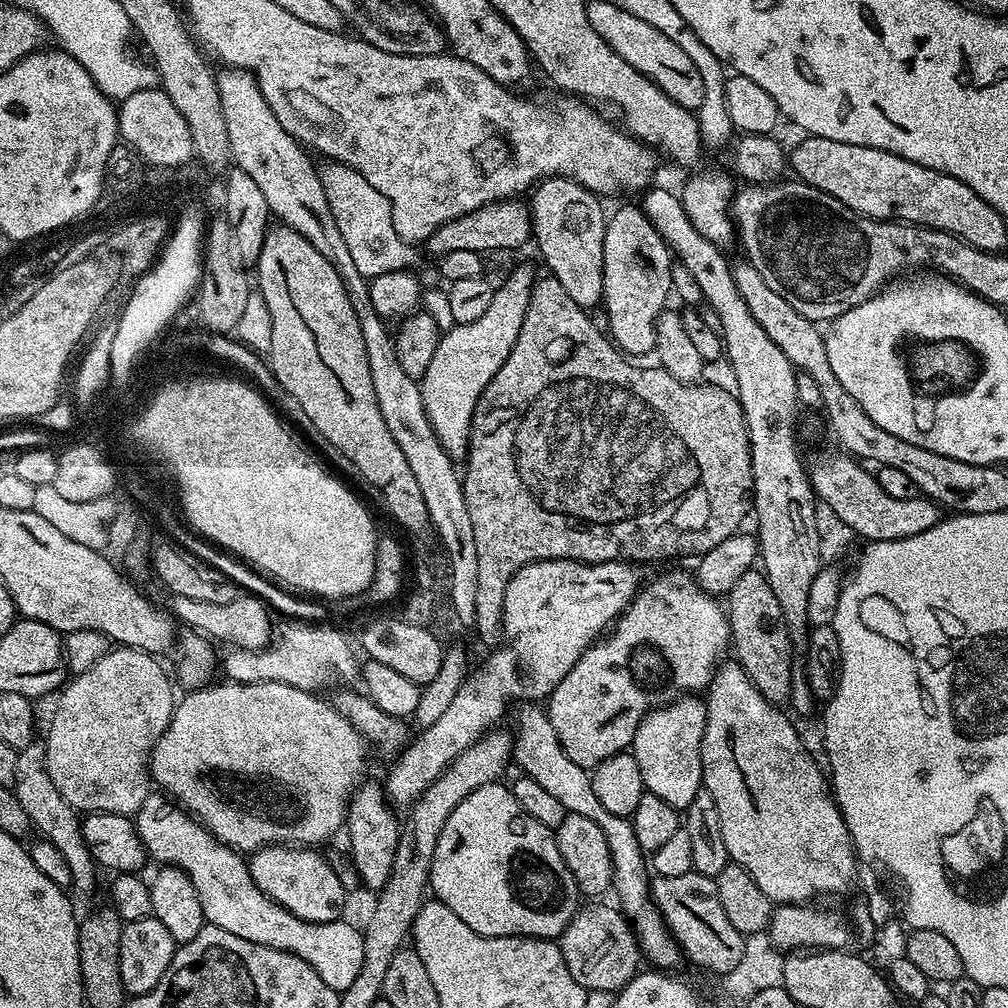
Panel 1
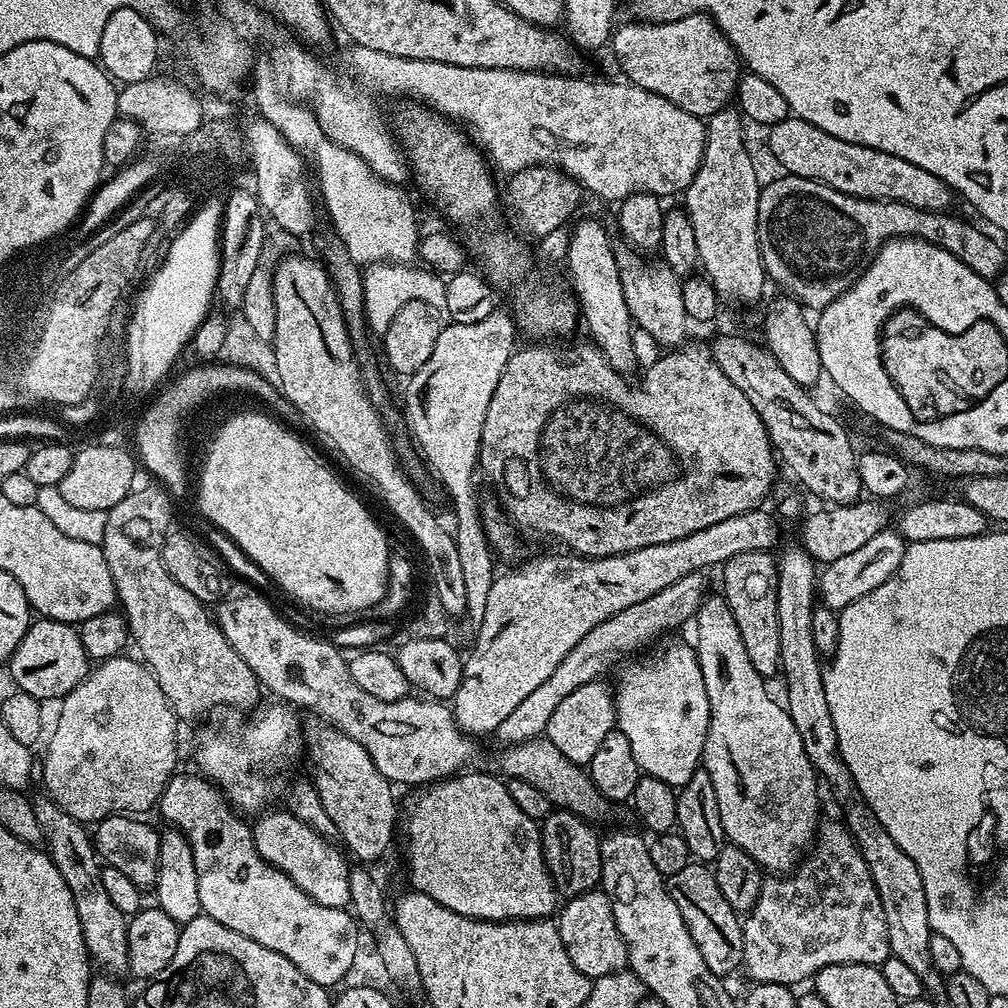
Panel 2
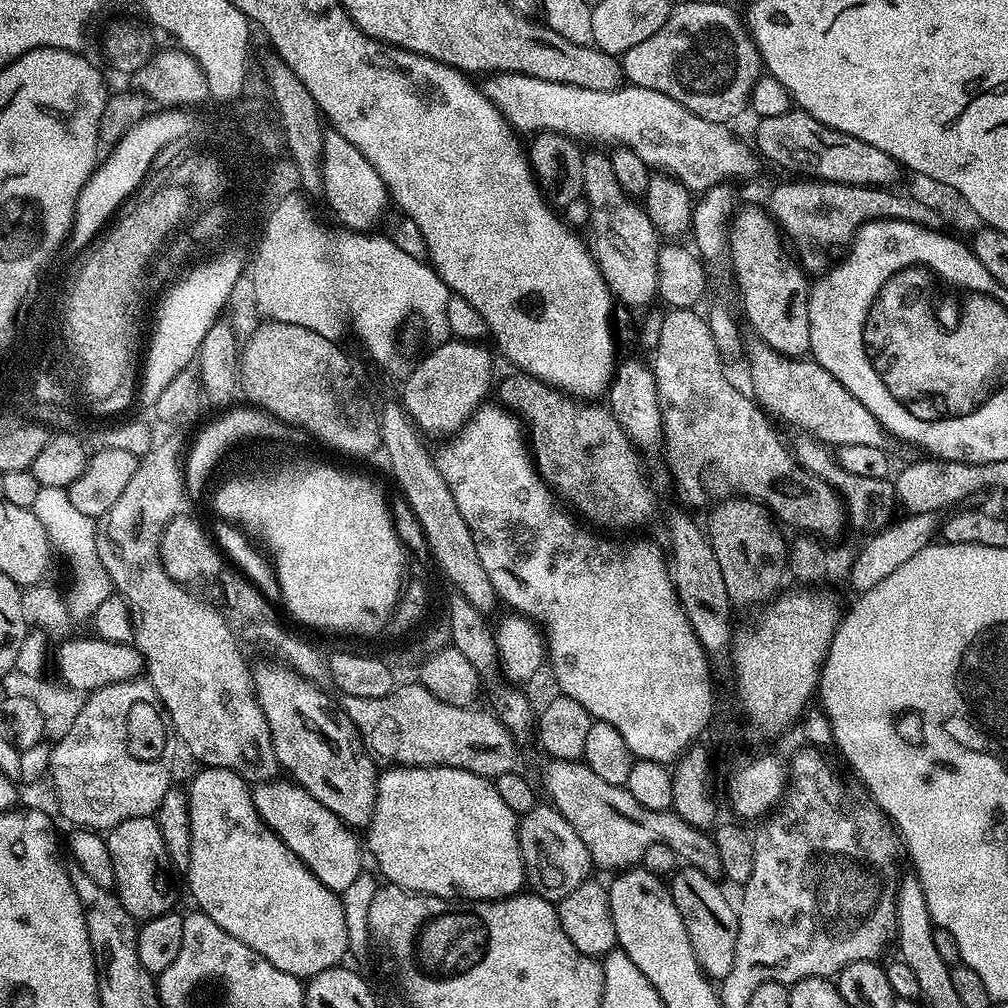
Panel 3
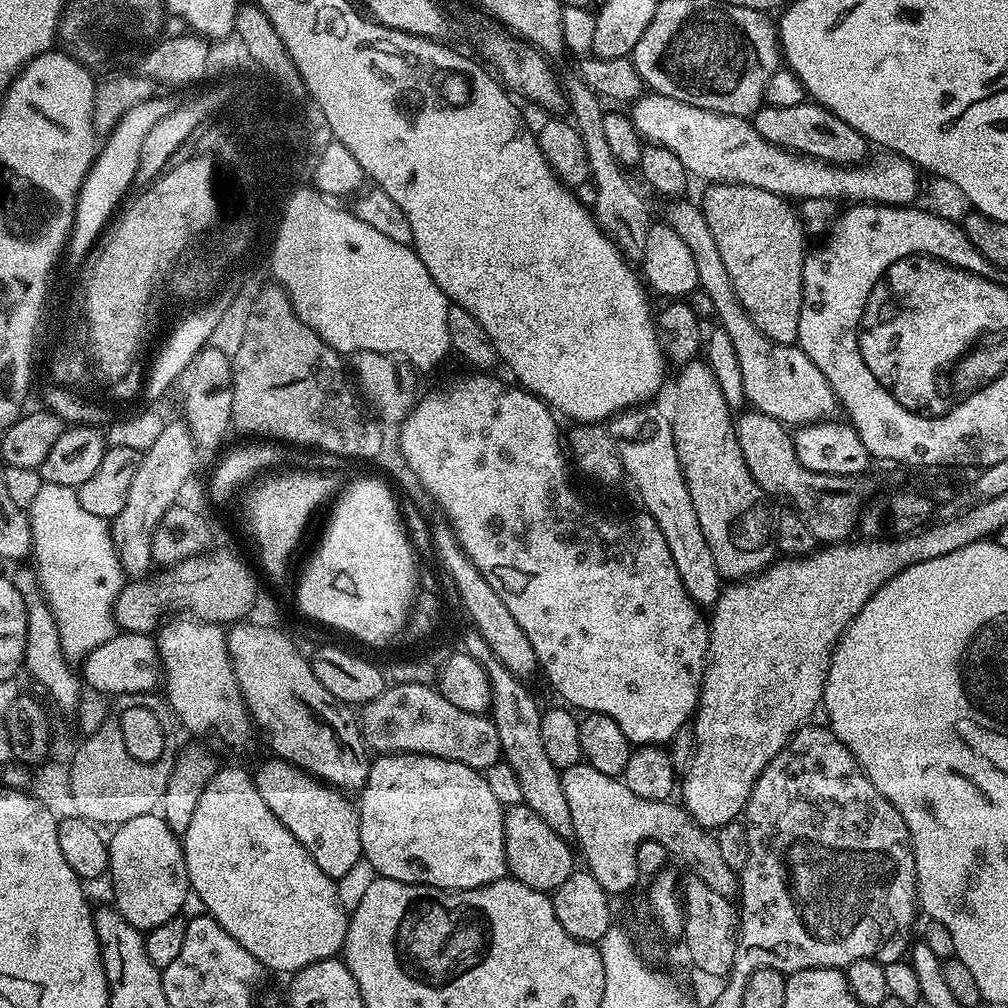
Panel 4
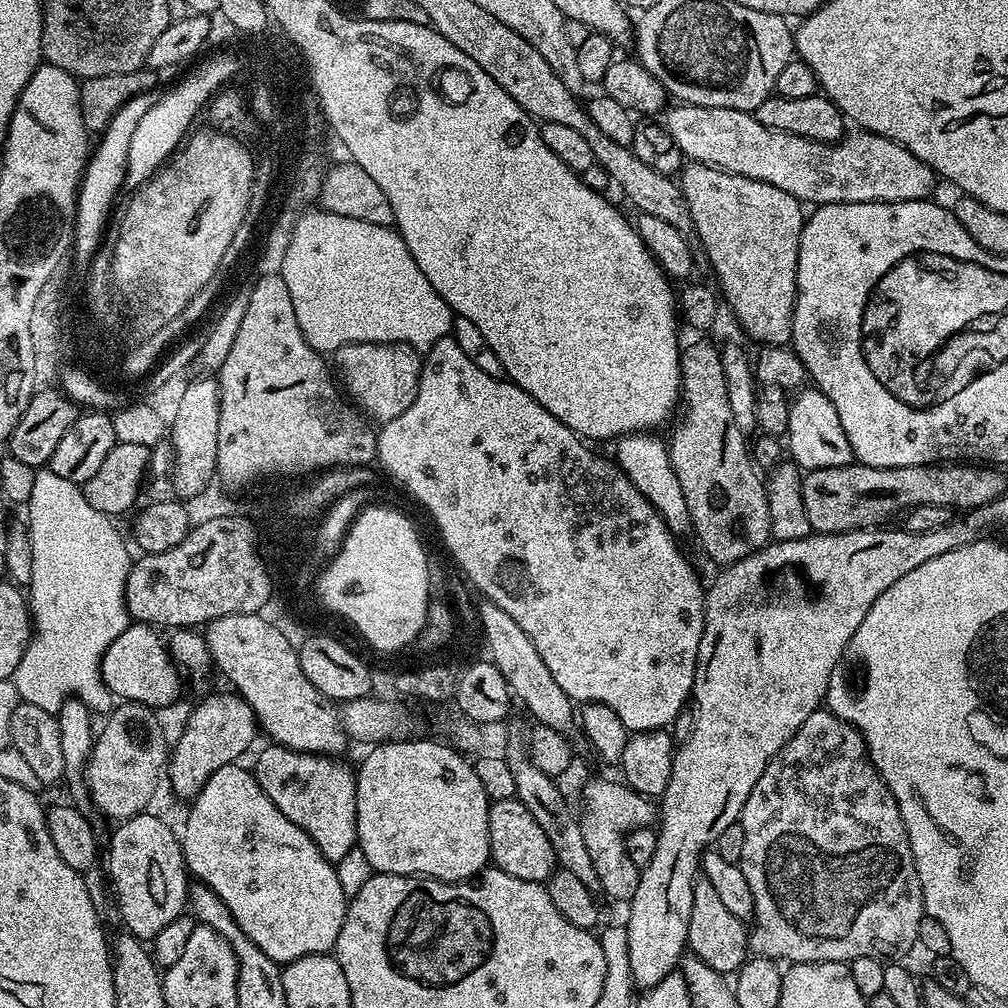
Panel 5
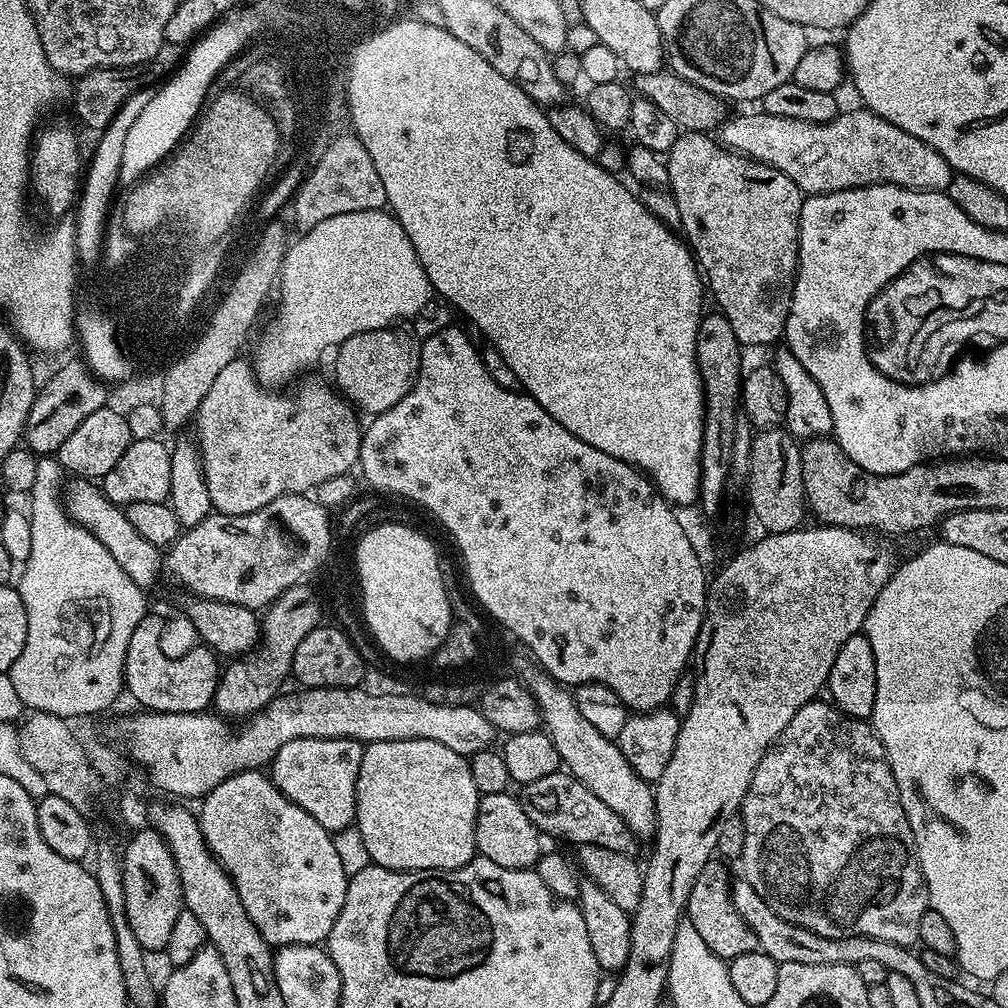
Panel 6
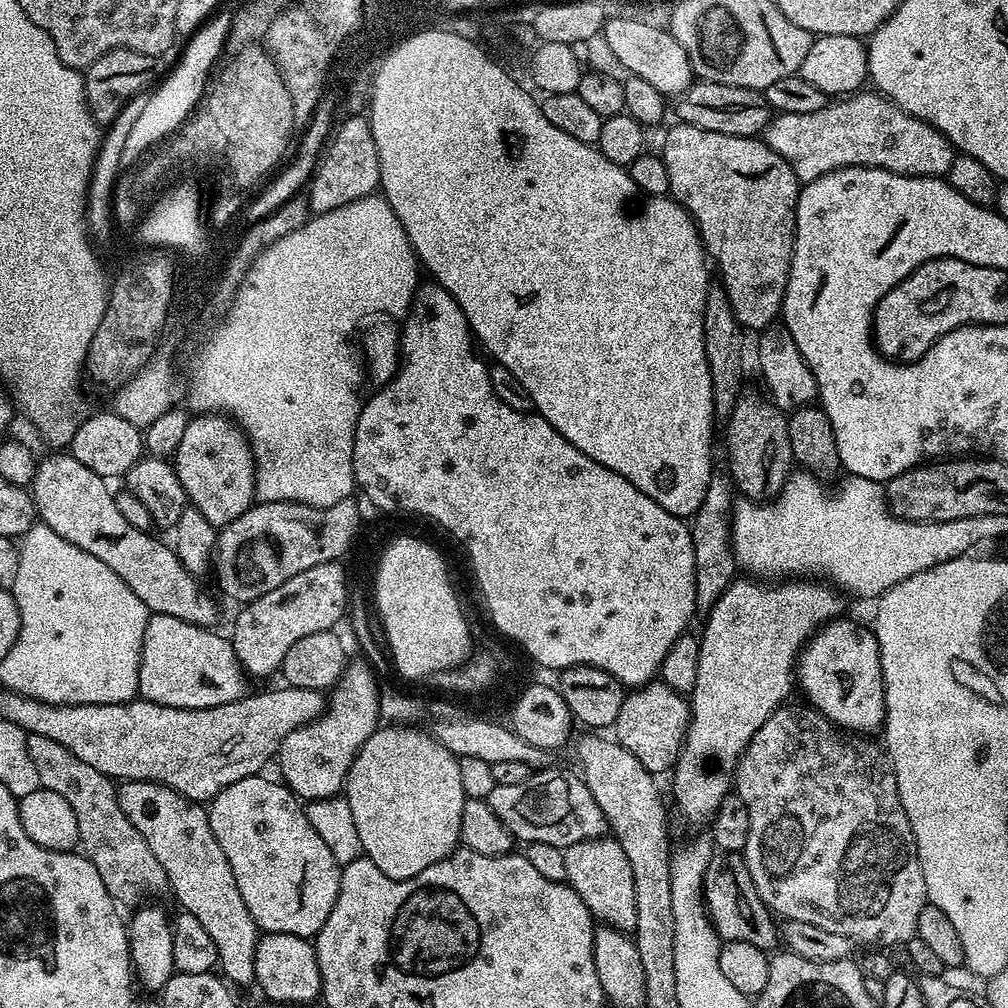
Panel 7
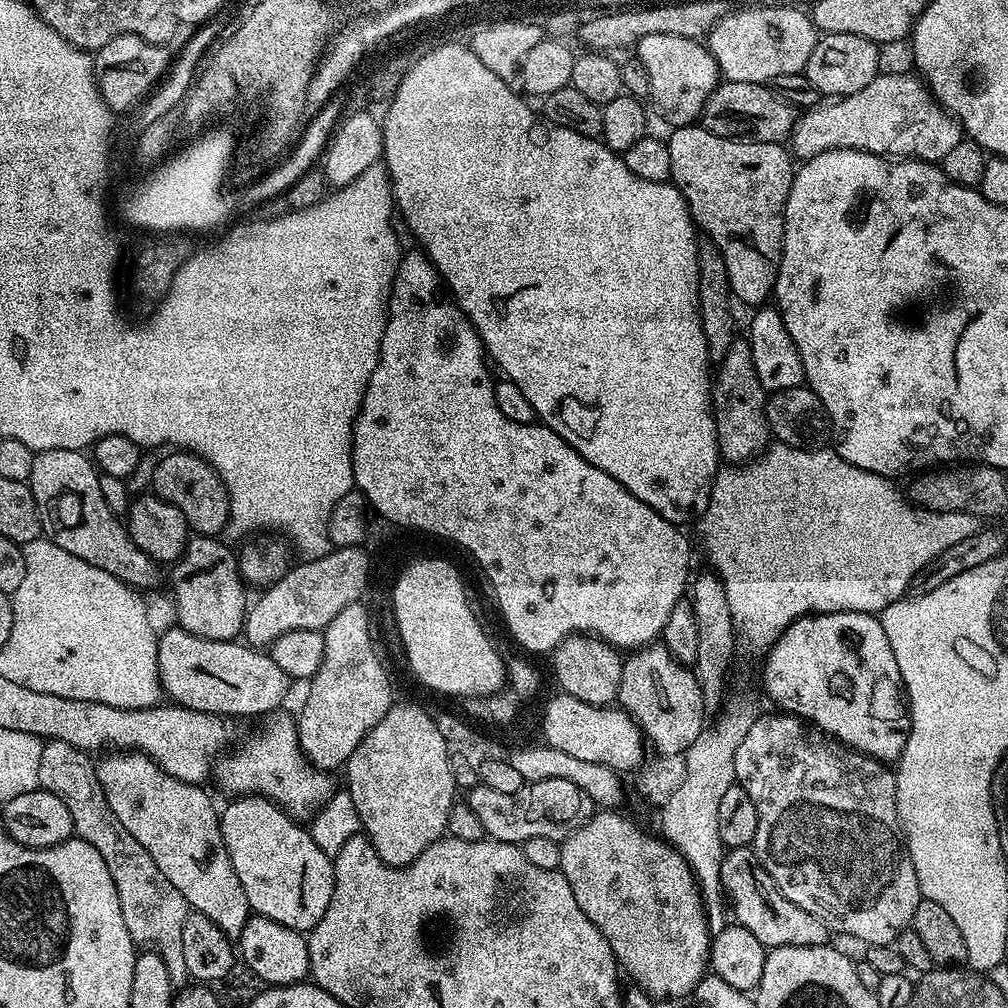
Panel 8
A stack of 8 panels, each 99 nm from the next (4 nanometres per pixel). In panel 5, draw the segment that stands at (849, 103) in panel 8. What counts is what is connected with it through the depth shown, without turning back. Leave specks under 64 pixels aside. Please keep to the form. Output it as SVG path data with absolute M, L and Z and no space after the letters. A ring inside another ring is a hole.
M683 102L675 106L663 113L662 123L675 147L689 161L770 182L770 186L786 190L808 206L927 200L938 183L936 173L922 158L914 158L906 146L876 132L856 130L853 136L845 135L835 144L823 144L798 134L770 130L750 112Z

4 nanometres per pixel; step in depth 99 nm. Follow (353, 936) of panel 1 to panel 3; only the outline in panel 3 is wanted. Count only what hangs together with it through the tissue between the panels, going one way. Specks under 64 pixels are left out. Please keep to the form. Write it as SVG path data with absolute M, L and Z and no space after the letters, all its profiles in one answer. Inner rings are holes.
M204 766L199 770L201 772L193 778L192 785L187 785L186 788L188 809L190 810L190 866L186 873L186 879L188 879L189 886L192 887L192 896L196 899L195 907L210 918L214 918L214 922L218 922L218 926L222 926L222 930L226 930L226 934L238 938L238 942L246 942L246 946L250 946L250 950L262 954L267 960L274 962L274 966L278 966L278 970L286 970L286 974L311 978L322 970L337 967L343 961L340 959L345 959L349 955L346 919L341 897L330 891L326 886L322 886L322 882L318 882L314 878L311 870L265 826L252 801L252 788L248 781L229 769Z

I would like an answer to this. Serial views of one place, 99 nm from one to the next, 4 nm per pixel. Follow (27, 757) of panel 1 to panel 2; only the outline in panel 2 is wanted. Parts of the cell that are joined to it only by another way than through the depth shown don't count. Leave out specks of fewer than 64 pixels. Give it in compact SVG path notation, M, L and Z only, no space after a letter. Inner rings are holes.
M40 794L32 800L34 818L38 818L38 826L44 831L44 844L54 866L58 866L58 874L66 878L66 886L70 886L70 894L74 898L74 910L78 910L78 922L82 926L82 938L86 942L91 963L97 969L108 974L128 972L128 922L114 904L113 899L106 894L102 886L102 861L96 854L96 846L83 823L75 820L62 806L52 801L51 796Z

